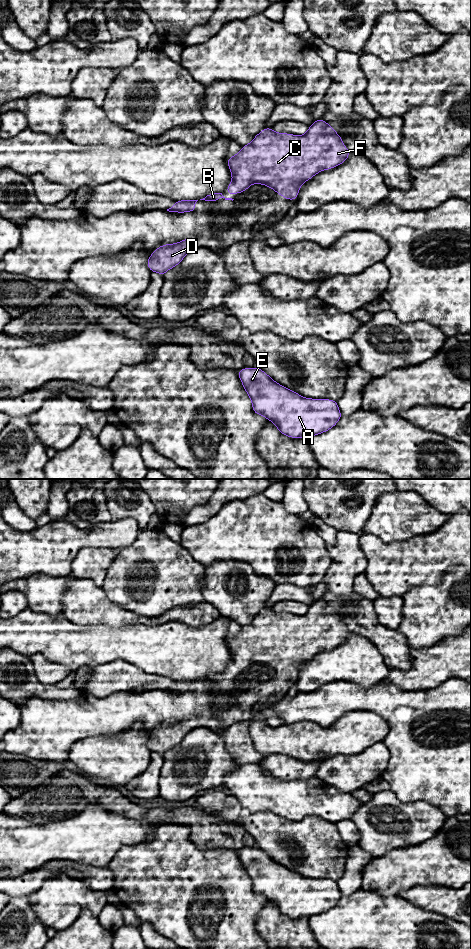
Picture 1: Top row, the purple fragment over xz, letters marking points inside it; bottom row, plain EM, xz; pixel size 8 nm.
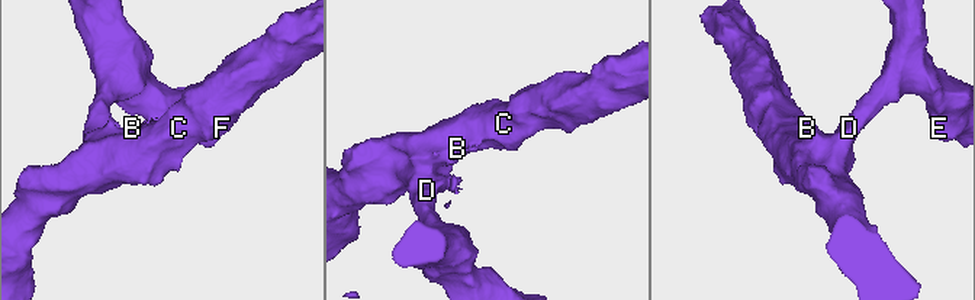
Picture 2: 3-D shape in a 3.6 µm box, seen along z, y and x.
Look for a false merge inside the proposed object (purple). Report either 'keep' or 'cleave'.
keep

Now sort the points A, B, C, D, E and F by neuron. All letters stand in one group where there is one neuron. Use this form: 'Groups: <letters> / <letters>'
Groups: A B C D E F

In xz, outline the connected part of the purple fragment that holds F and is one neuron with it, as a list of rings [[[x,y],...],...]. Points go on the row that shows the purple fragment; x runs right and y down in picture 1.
[[[322,118],[313,122],[301,136],[277,133],[266,127],[249,144],[242,146],[236,155],[227,159],[232,181],[225,192],[239,194],[252,184],[263,184],[287,200],[297,200],[304,182],[322,170],[330,170],[344,163],[350,154],[341,136]]]

